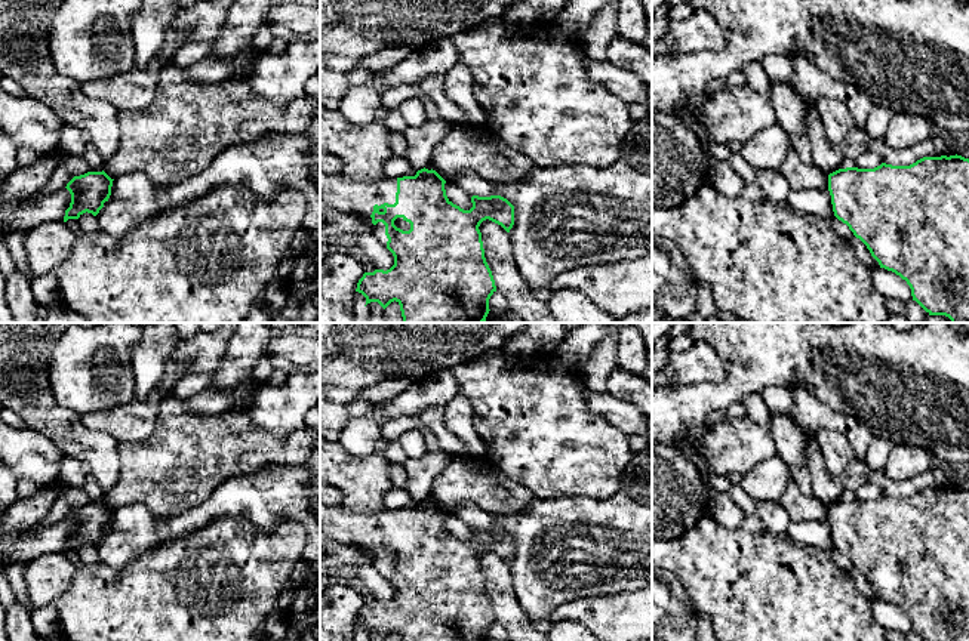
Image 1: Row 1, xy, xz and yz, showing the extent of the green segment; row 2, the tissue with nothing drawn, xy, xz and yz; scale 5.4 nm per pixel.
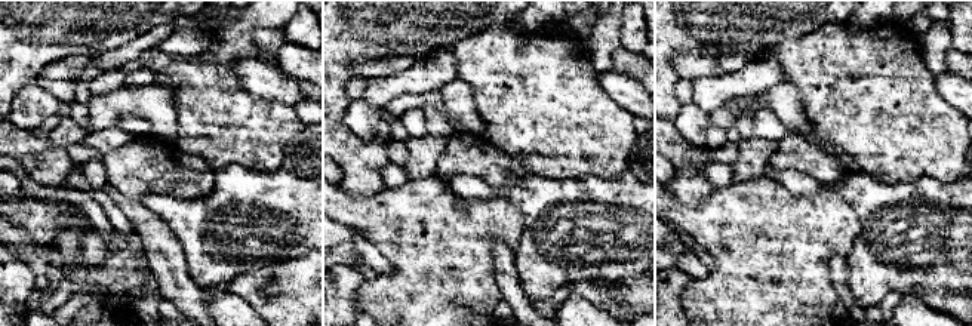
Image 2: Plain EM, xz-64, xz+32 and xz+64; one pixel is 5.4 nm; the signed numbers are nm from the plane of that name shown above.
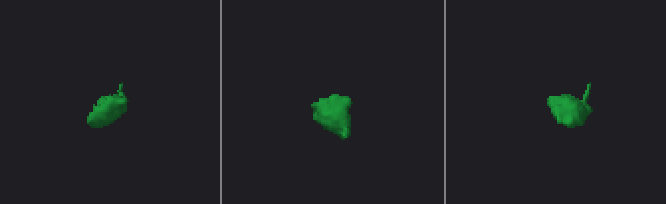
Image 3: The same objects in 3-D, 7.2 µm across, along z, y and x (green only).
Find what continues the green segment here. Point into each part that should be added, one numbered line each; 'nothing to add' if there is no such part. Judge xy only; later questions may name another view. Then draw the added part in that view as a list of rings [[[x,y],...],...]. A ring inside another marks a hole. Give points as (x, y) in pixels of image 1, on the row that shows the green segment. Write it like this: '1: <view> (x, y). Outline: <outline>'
nothing to add

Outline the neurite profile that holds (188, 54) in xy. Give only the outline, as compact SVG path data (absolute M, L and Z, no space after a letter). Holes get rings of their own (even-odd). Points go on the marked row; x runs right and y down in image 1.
M215 40L202 43L185 43L172 59L172 65L187 68L210 56L215 47Z

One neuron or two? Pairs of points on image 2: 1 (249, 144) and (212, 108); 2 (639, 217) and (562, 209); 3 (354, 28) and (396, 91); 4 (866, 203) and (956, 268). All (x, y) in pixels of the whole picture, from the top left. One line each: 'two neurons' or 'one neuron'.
1: one neuron
2: one neuron
3: two neurons
4: one neuron

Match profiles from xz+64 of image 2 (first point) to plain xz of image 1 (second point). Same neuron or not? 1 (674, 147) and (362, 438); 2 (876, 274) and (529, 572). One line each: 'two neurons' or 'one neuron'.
1: two neurons
2: one neuron

